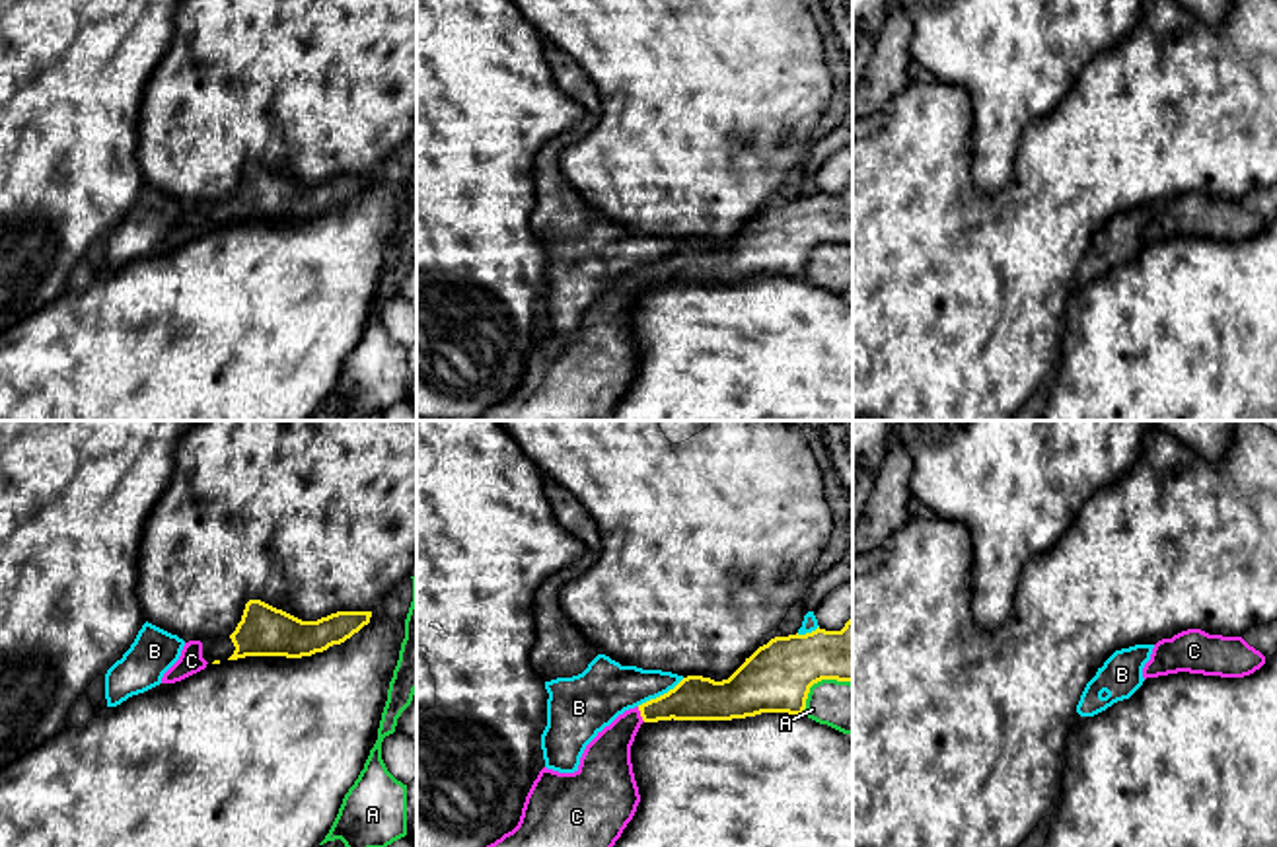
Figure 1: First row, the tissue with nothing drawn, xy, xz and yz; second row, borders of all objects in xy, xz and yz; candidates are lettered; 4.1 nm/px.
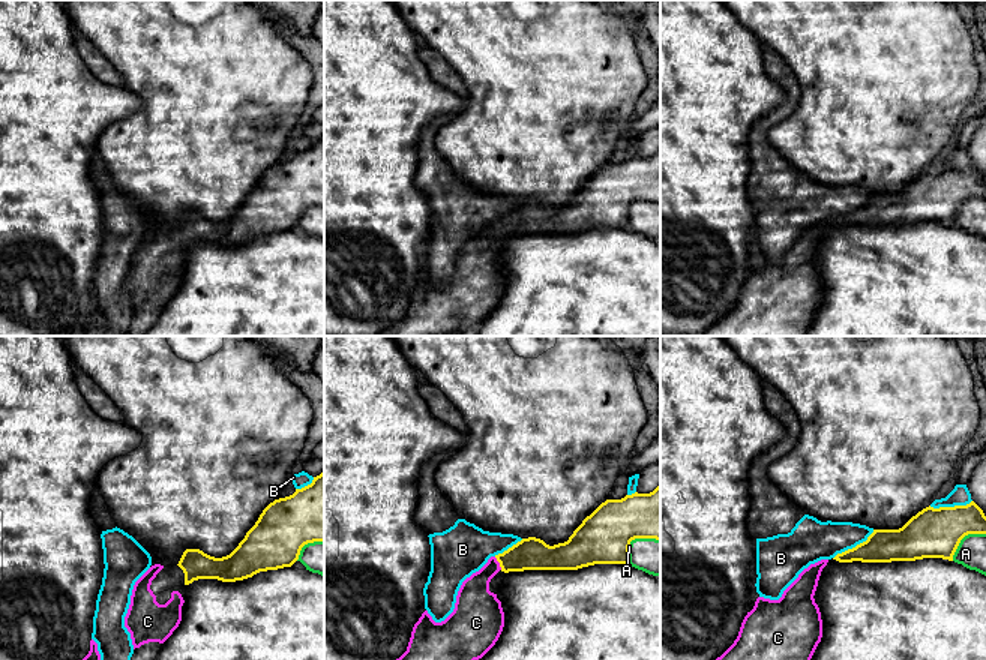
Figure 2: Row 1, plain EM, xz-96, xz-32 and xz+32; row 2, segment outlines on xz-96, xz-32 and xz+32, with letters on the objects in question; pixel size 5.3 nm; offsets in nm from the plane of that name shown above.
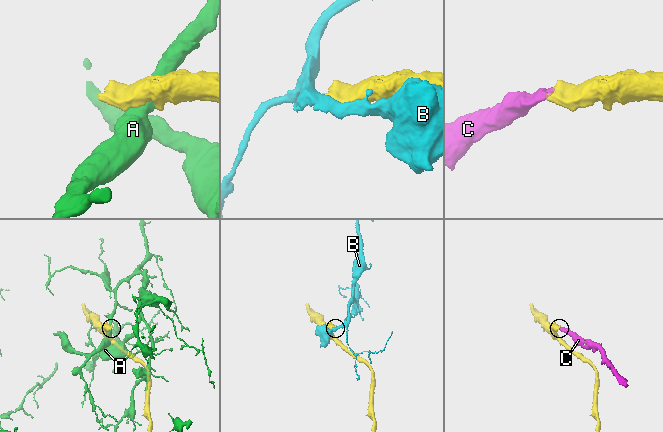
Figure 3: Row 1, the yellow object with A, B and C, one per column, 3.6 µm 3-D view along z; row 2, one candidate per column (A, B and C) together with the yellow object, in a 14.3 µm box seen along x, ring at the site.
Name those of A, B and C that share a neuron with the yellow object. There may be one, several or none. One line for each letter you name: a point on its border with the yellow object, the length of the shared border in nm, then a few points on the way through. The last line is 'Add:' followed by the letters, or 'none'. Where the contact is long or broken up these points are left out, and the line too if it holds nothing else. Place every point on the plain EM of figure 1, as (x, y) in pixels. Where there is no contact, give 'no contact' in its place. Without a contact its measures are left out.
C: meets yellow in xz at (641, 279); contact 70 nm long; runs through xz (695, 261), (641, 279), (614, 306), (606, 328)
Add: C

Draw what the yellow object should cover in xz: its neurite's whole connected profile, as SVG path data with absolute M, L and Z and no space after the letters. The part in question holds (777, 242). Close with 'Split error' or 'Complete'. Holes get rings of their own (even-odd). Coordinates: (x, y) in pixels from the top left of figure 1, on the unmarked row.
M853 179L841 195L818 191L806 199L771 203L728 243L687 239L668 257L625 275L586 310L574 337L543 331L526 360L518 389L477 421L603 421L640 366L631 310L642 286L732 284L761 276L804 278L810 251L821 243L853 247Z. Split error

